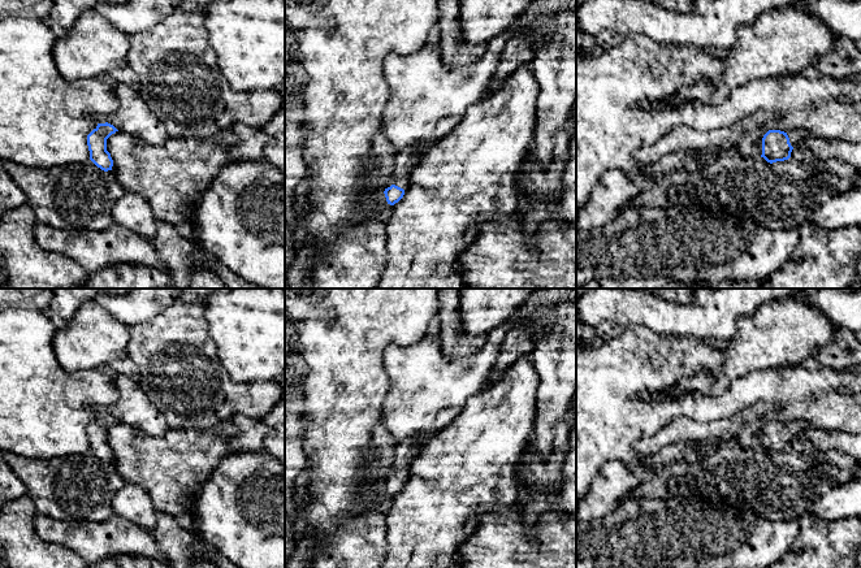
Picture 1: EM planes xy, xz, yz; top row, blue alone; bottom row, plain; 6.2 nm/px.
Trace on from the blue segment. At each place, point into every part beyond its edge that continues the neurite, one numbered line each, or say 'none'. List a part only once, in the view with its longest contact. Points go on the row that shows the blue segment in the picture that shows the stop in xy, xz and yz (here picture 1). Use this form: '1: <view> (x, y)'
1: xz (406, 161)
2: yz (796, 137)

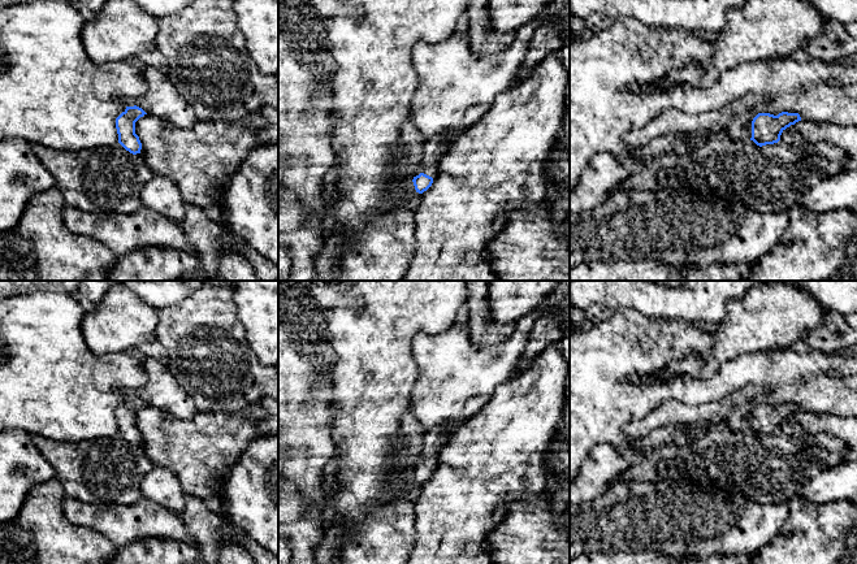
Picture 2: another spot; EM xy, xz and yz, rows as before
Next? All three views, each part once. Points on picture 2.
1: xz (435, 150)

